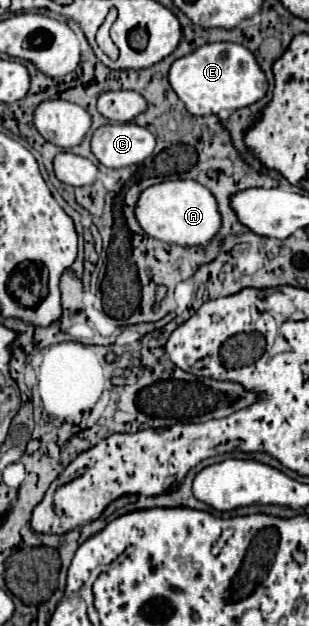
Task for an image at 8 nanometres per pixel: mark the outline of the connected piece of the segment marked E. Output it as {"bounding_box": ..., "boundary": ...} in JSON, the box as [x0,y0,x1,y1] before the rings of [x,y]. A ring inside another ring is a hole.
{"bounding_box":[170,42,268,116],"boundary":[[[232,42],[204,44],[204,48],[176,60],[170,68],[170,84],[194,116],[218,116],[222,112],[242,110],[262,100],[268,92],[268,78],[258,66],[254,54],[242,44]]]}

